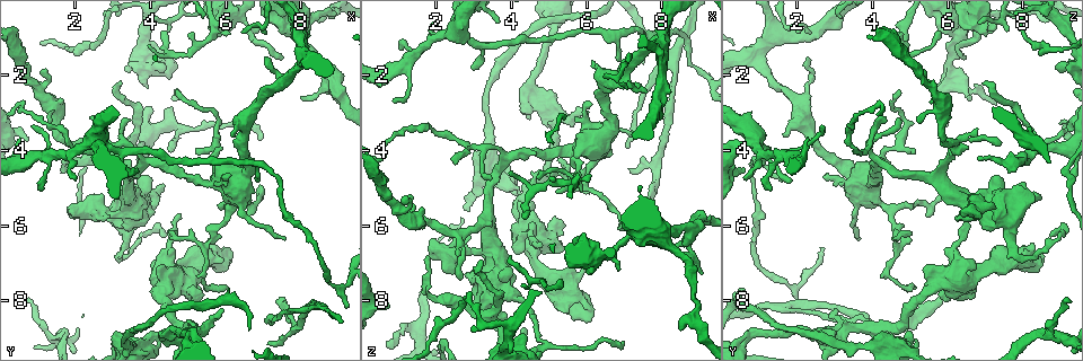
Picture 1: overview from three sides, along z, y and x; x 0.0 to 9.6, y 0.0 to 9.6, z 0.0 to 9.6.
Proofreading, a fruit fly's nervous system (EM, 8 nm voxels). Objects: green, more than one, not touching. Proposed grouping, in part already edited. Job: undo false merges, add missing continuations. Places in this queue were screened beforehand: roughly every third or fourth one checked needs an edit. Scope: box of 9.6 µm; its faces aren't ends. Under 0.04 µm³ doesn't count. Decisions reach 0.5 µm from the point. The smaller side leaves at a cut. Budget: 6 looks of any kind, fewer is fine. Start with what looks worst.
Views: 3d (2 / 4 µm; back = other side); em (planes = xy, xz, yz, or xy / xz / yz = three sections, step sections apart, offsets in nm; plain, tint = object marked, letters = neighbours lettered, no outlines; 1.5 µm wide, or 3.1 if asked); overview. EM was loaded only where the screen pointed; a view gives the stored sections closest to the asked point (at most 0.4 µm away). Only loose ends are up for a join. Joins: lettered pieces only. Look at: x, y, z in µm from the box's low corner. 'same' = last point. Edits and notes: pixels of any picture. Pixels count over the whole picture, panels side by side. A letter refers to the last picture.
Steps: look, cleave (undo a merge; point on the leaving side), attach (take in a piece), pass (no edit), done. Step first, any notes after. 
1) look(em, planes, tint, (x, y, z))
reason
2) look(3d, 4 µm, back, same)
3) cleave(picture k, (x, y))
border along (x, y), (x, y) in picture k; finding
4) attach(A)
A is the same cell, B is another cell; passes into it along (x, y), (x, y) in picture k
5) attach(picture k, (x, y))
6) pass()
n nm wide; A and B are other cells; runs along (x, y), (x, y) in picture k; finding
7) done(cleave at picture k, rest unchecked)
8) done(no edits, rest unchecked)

look(em, yz, step 4, tint, (4.55, 8.80, 2.10))
sharp bend

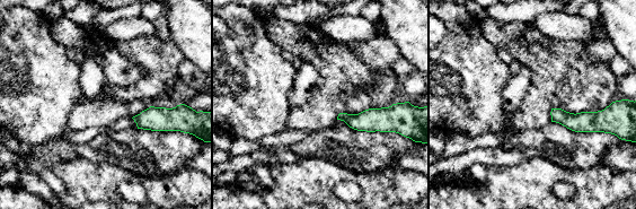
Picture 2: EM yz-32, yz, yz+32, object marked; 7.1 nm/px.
look(em, xz, step 8, letters, same)

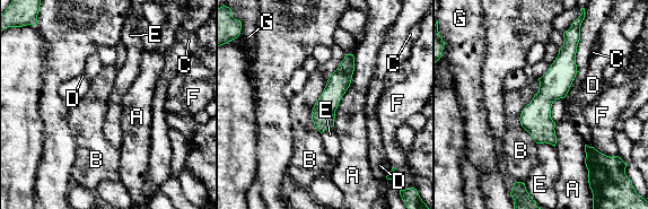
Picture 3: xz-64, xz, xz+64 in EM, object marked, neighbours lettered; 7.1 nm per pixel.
pass()
A touches over 550 nm; A, B, C, D, E, F and G are other cells; border along (585, 144), (593, 147) in picture 3; all the same cell

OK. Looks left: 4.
look(em, planes, tint, (2.00, 4.80, 0.60))
branch stops here

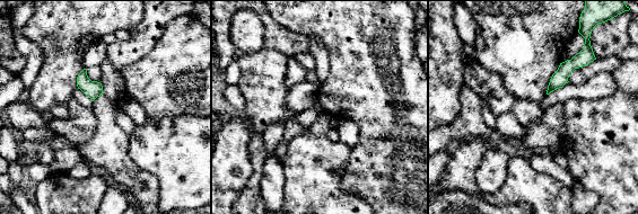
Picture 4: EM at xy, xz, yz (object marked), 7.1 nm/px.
look(em, planes, letters, same)
what lies round it

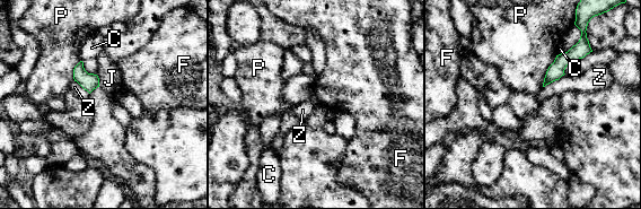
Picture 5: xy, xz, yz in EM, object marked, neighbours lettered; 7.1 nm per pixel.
pass()
C, F, J, P and Z are other cells; border along (564, 73), (543, 87) in picture 5; none of them fits

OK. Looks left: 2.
look(em, xy, step 4, letters, (7.45, 8.10, 5.90))
an open end

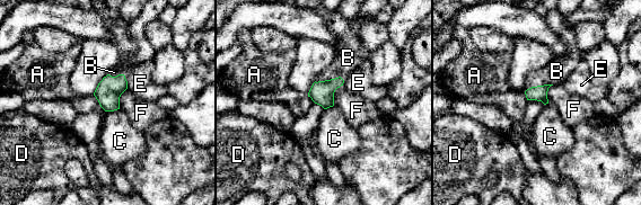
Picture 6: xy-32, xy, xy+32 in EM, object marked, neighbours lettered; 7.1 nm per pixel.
attach(B)
B is the same cell, A, C, D, E and F are other cells; passes into it along (322, 92), (328, 80), (348, 58) in picture 6; it goes on there

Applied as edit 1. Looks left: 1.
done(attach at picture 6, rest unchecked)

